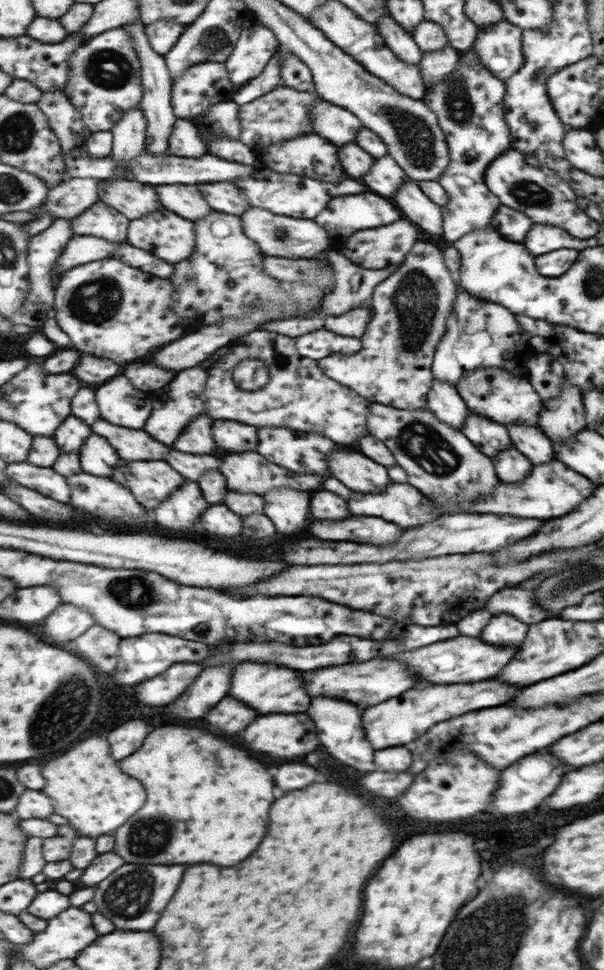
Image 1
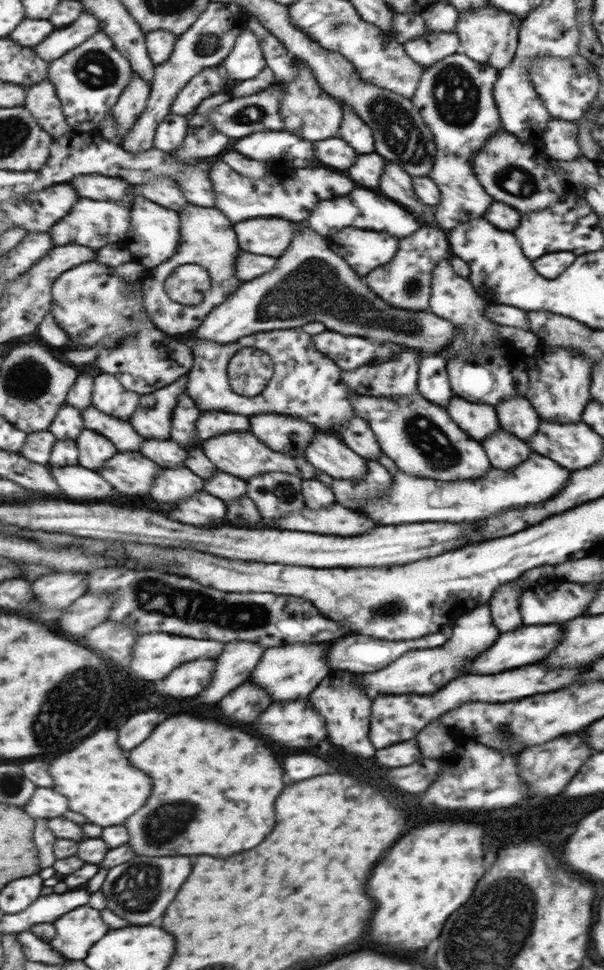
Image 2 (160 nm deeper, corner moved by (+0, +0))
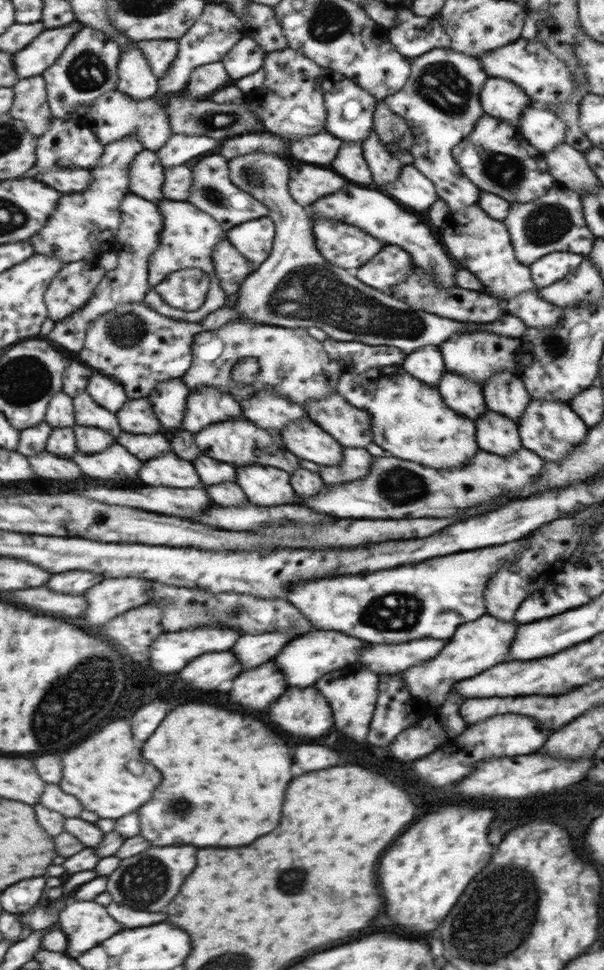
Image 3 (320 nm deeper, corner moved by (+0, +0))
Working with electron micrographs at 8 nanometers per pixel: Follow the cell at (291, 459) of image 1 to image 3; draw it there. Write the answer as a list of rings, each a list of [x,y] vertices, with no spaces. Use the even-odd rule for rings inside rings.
[[[271,391],[255,393],[241,402],[243,416],[260,427],[281,432],[287,423],[306,416],[306,410],[287,397],[278,397]]]

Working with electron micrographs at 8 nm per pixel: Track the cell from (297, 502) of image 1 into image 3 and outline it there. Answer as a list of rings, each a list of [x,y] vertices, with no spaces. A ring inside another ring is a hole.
[[[241,466],[237,468],[237,482],[249,500],[259,506],[277,506],[295,500],[291,474],[273,466]]]

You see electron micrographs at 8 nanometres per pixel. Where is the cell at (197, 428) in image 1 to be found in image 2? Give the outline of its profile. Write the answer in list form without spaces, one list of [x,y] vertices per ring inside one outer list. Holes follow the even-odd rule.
[[[188,394],[181,396],[177,412],[173,413],[173,440],[179,442],[183,448],[197,446],[199,438],[197,438],[195,422],[199,420],[199,416],[201,410],[193,402],[193,398]]]

